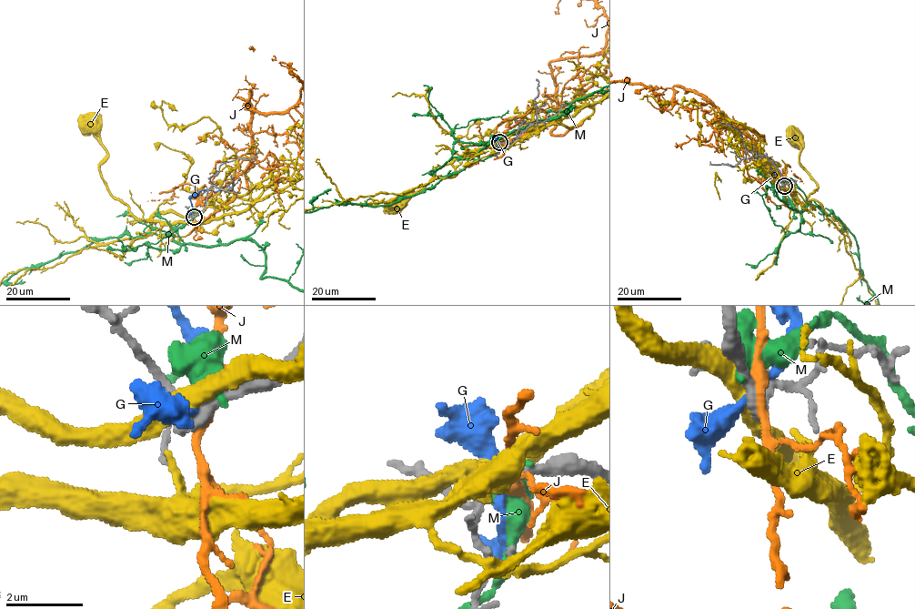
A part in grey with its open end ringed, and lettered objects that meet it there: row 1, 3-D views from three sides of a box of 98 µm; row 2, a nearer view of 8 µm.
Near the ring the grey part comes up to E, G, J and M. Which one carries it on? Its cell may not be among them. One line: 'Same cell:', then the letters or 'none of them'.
Same cell: none of them

